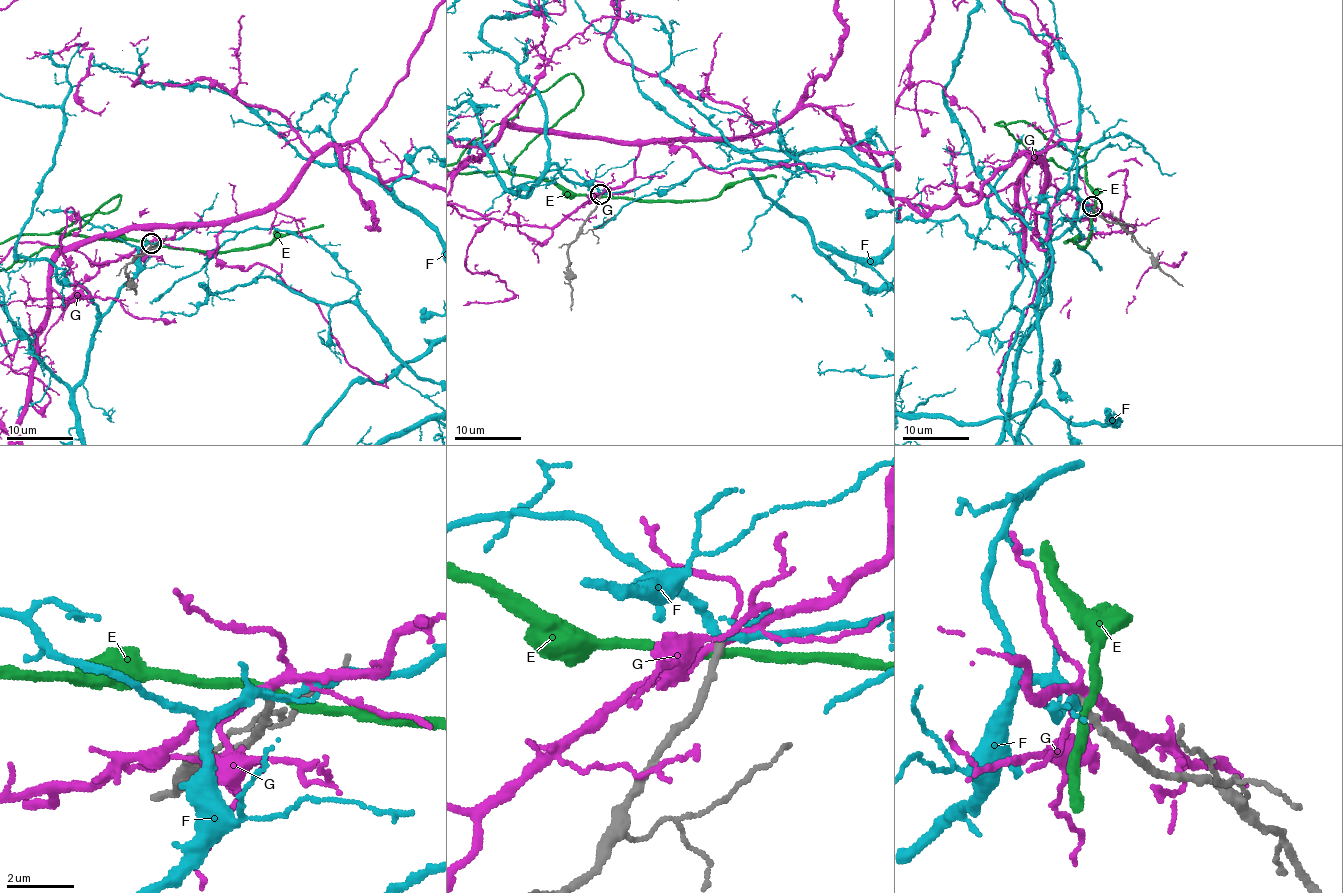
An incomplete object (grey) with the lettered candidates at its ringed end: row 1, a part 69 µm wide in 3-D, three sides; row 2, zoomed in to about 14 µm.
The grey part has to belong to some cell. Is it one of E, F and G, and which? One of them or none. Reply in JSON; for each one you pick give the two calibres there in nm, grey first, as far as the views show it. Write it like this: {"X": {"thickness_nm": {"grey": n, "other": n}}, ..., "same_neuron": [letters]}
{"F": {"thickness_nm": {"grey": 240, "other": 200}}, "same_neuron": ["F"]}

